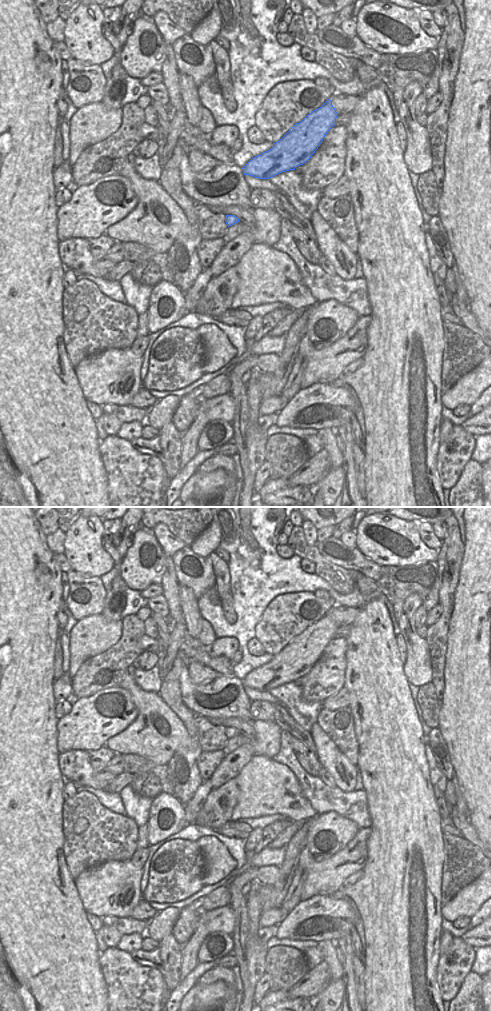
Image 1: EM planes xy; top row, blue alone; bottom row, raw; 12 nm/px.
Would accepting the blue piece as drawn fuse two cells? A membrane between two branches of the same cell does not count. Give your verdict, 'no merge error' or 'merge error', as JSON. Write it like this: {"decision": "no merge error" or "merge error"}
{"decision": "no merge error"}

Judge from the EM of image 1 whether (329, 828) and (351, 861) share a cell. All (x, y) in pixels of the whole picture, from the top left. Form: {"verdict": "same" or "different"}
{"verdict": "different"}

